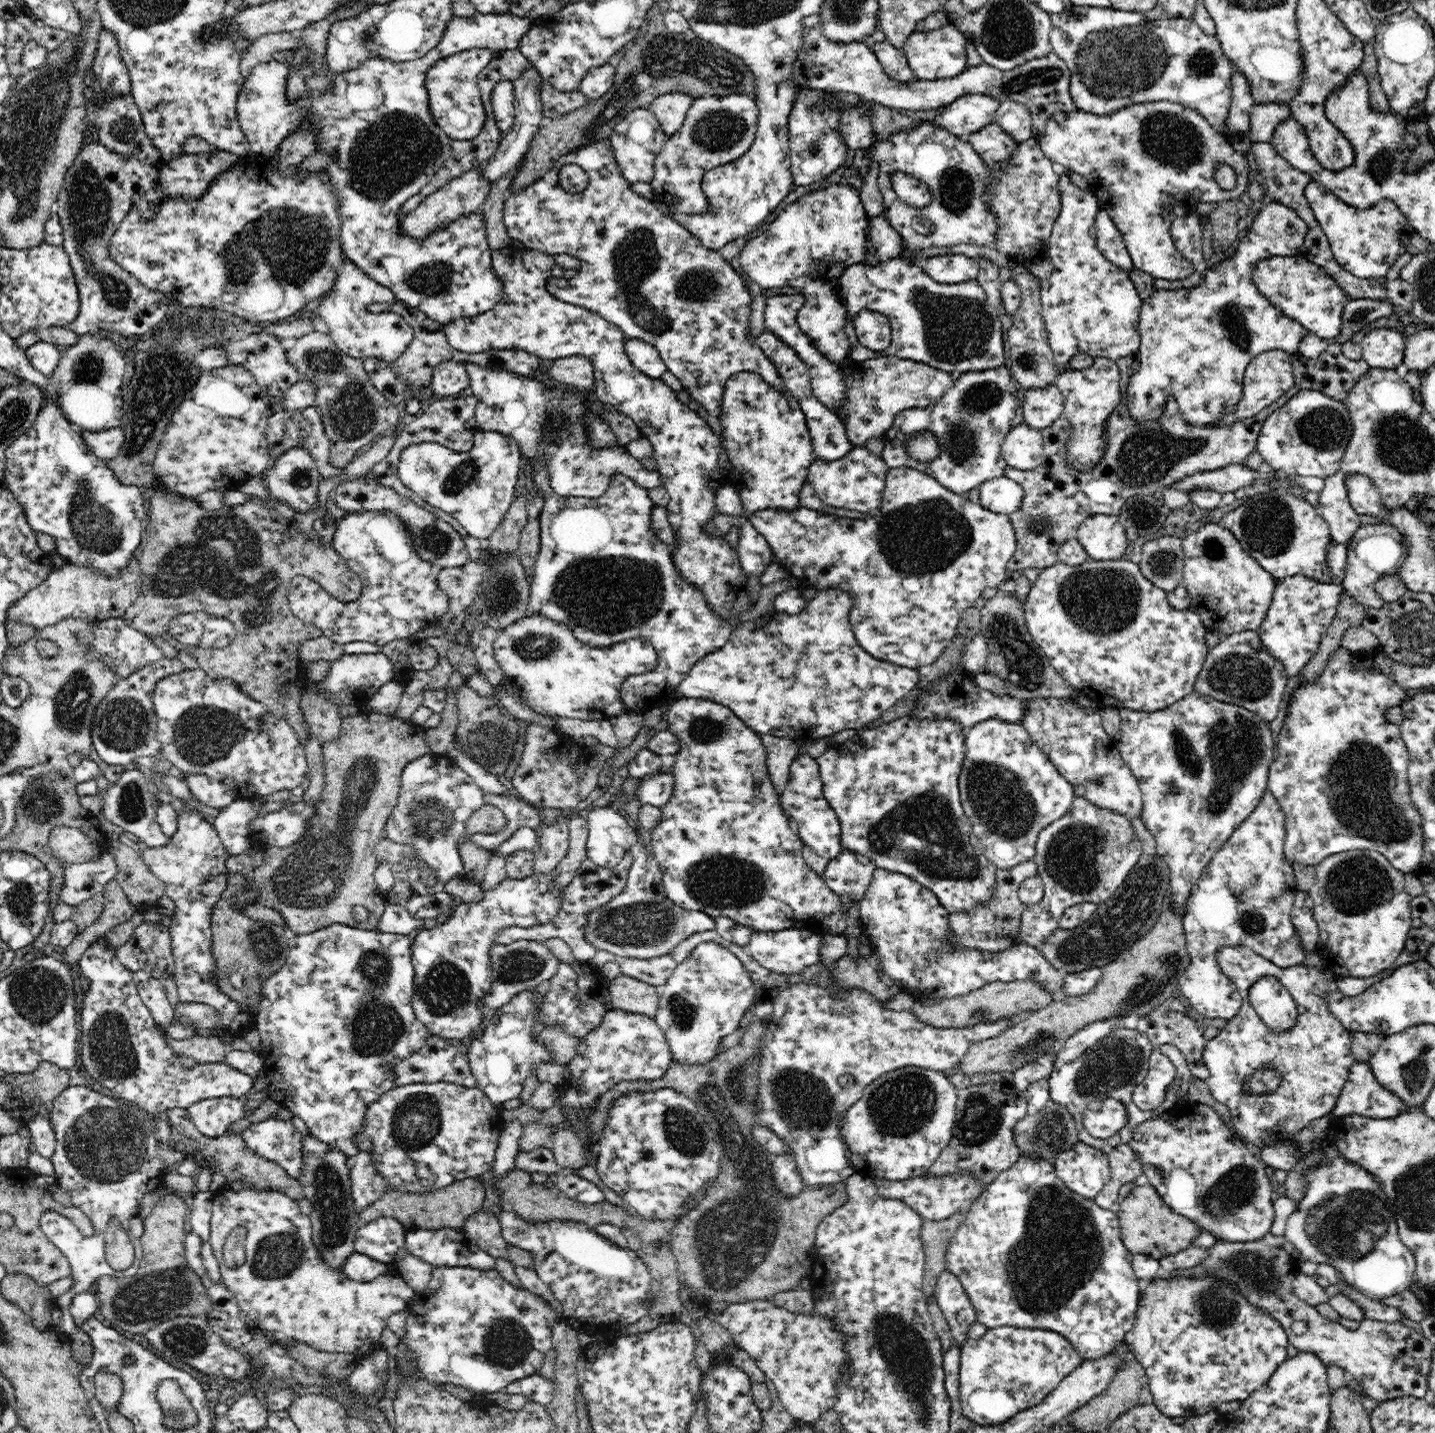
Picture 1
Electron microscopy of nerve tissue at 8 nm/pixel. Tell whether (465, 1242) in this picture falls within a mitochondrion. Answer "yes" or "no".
no

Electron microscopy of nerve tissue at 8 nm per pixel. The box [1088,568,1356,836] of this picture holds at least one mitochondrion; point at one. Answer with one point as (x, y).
(1234, 747)

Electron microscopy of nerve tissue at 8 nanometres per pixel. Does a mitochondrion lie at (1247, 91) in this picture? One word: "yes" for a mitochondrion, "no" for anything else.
no

